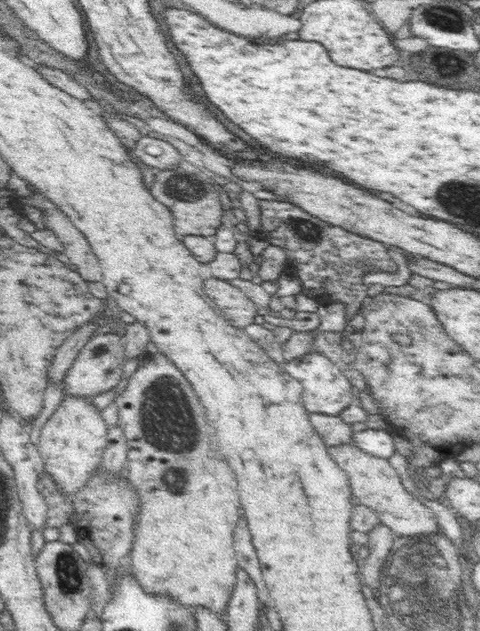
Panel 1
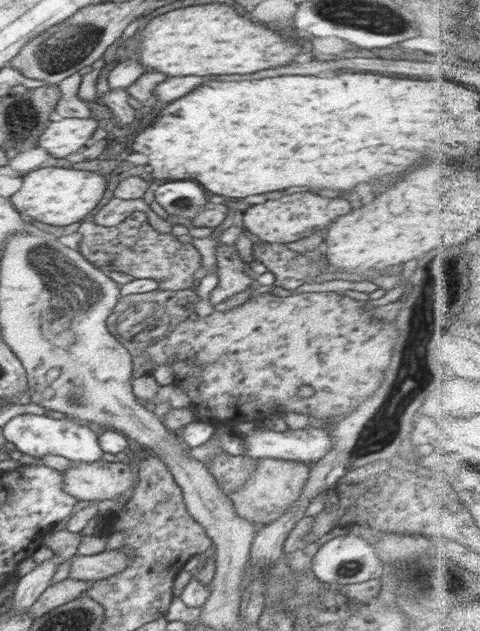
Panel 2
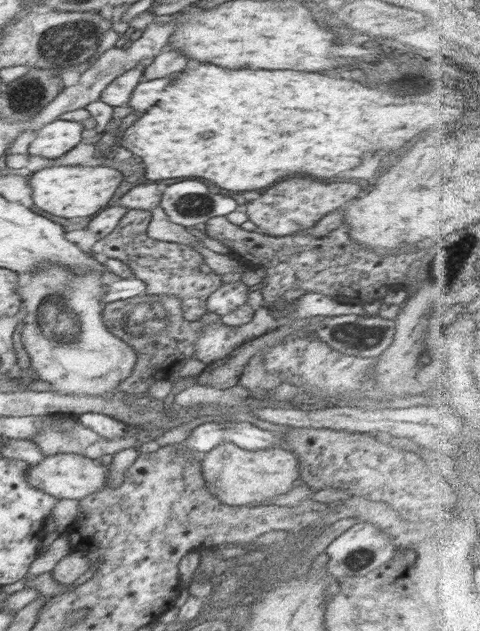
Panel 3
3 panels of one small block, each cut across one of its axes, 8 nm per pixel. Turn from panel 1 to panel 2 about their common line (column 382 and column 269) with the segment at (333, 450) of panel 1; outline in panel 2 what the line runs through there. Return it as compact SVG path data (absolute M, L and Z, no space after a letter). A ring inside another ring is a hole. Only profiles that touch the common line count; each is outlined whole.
M258 459L253 461L256 462L257 470L253 474L252 480L237 488L237 490L233 490L233 492L228 494L228 498L233 502L234 508L238 513L244 515L246 519L249 519L255 524L261 523L263 520L266 521L266 524L270 524L279 516L282 516L300 498L302 488L304 488L311 467L304 462L279 459Z

